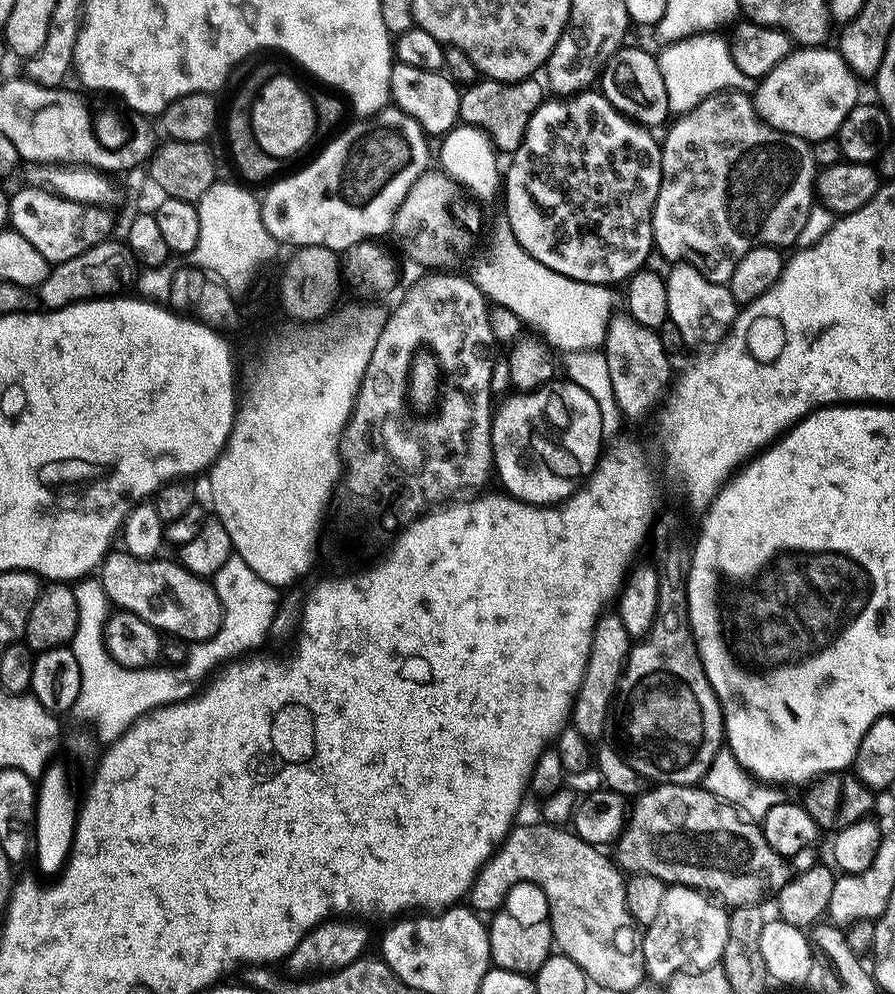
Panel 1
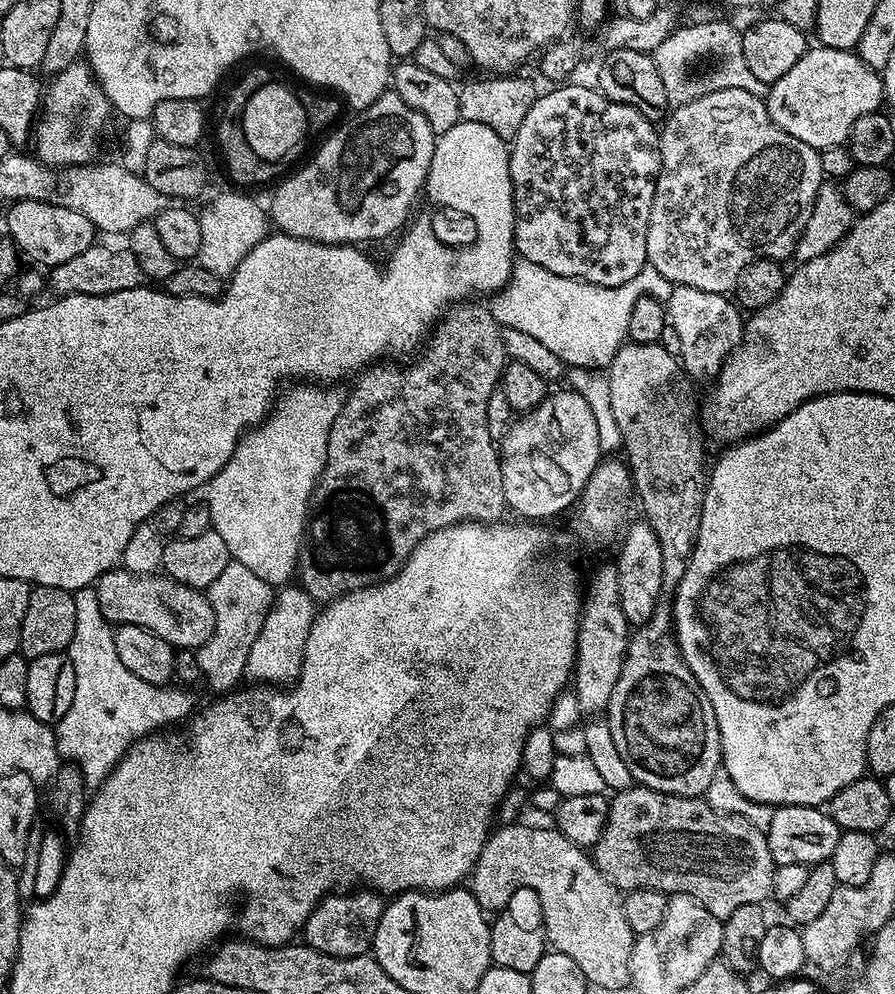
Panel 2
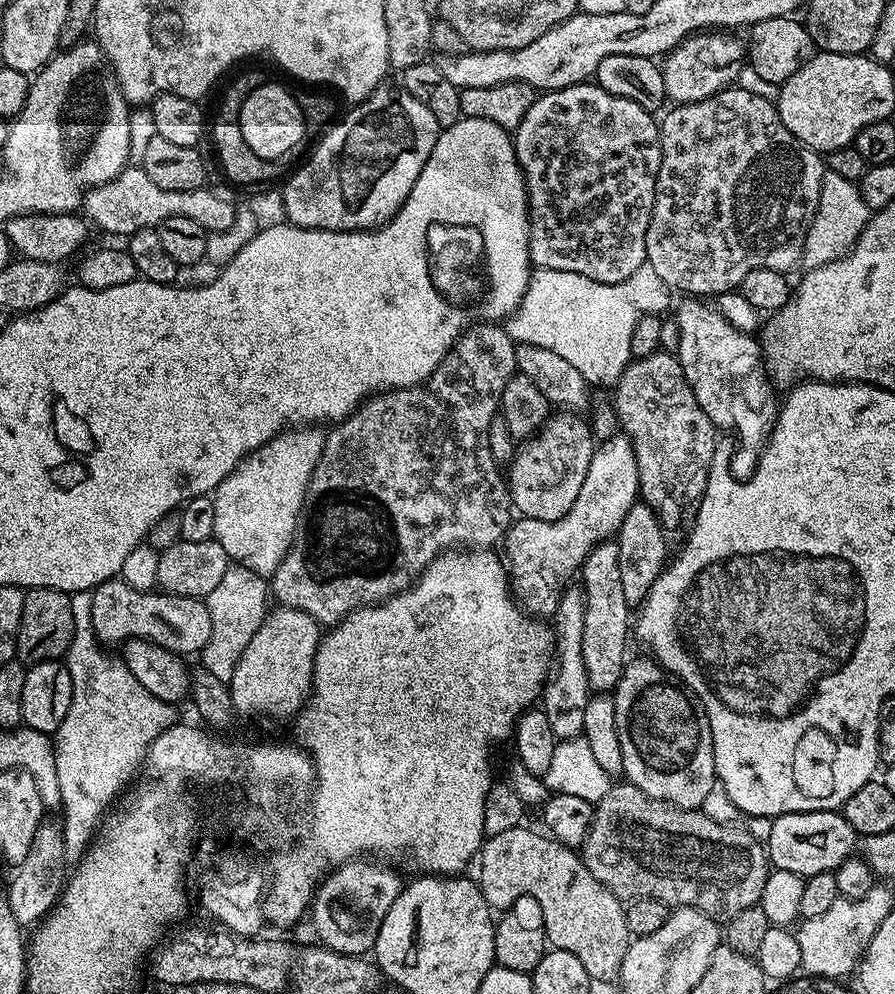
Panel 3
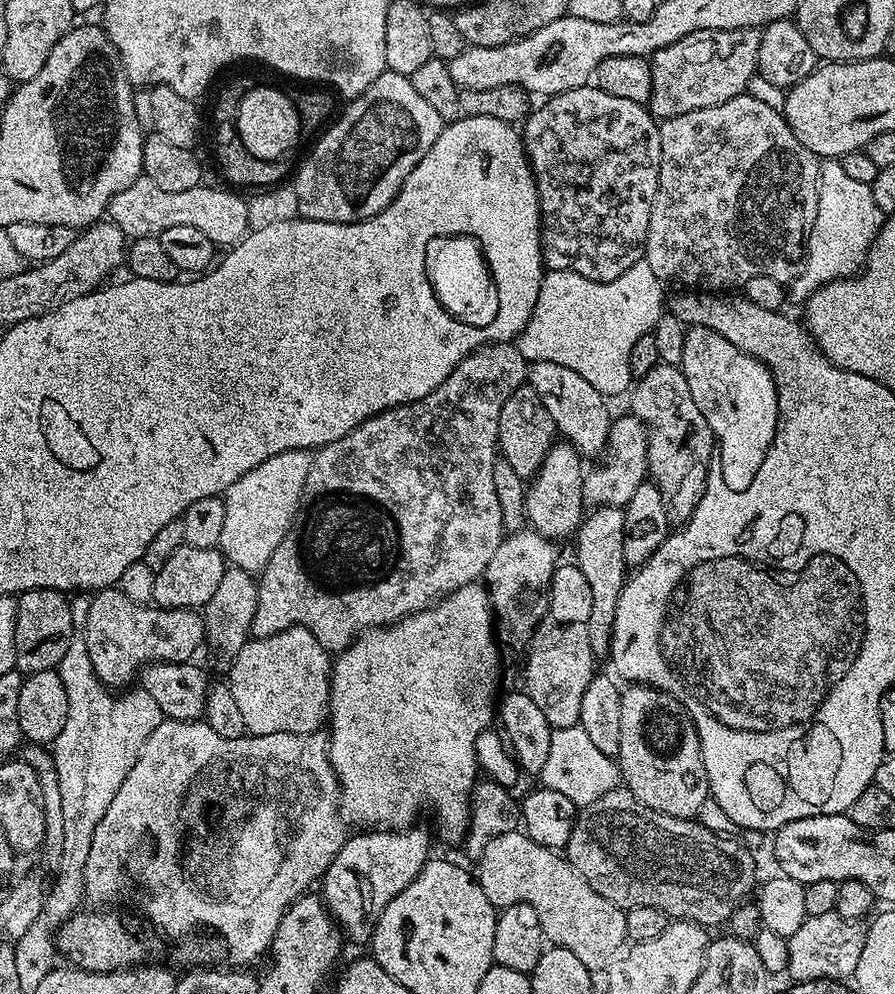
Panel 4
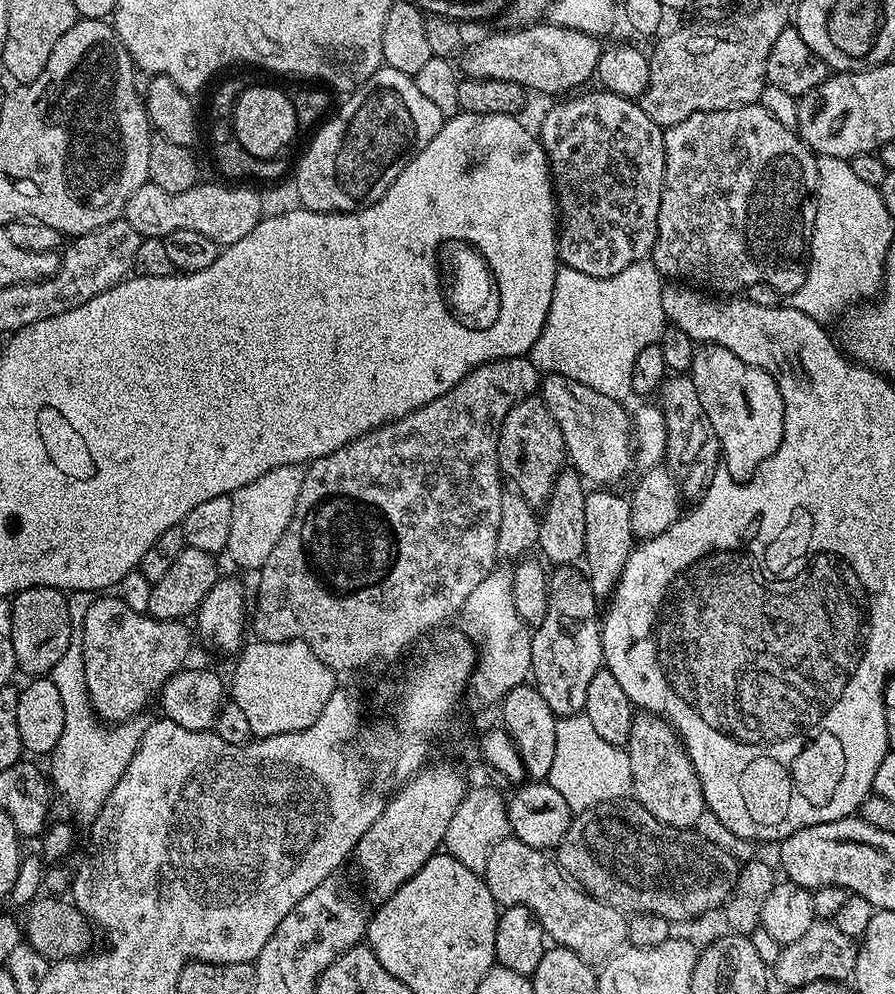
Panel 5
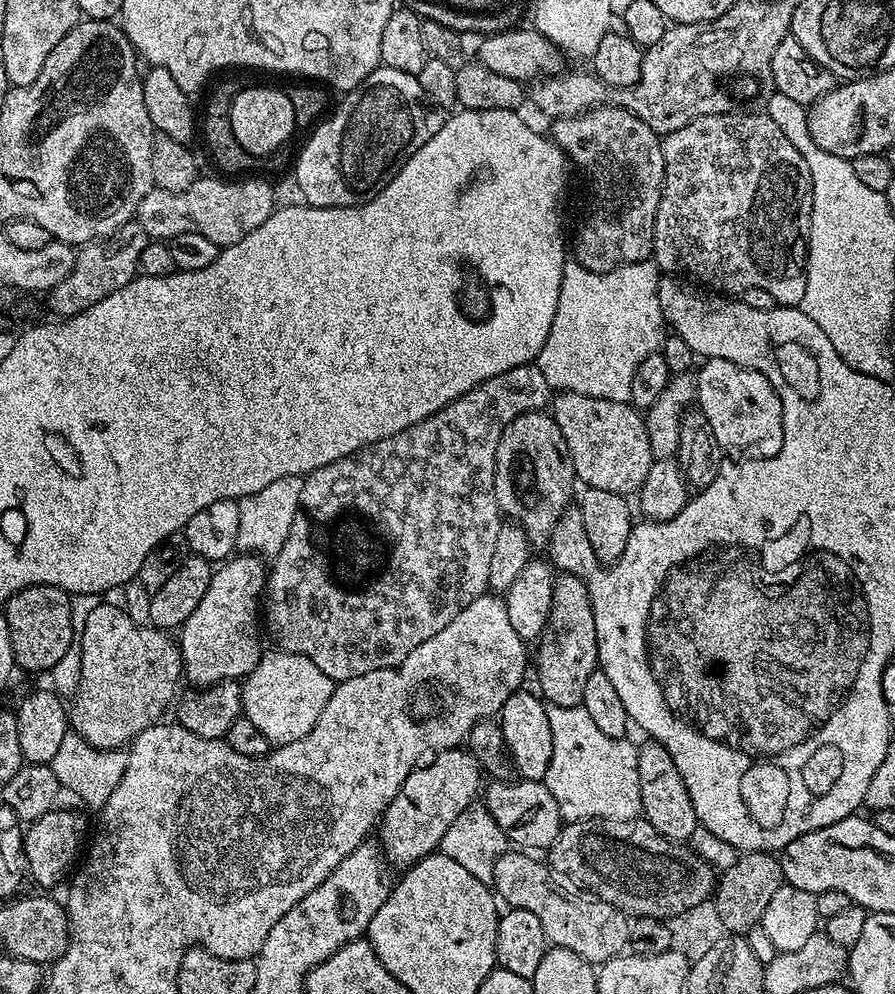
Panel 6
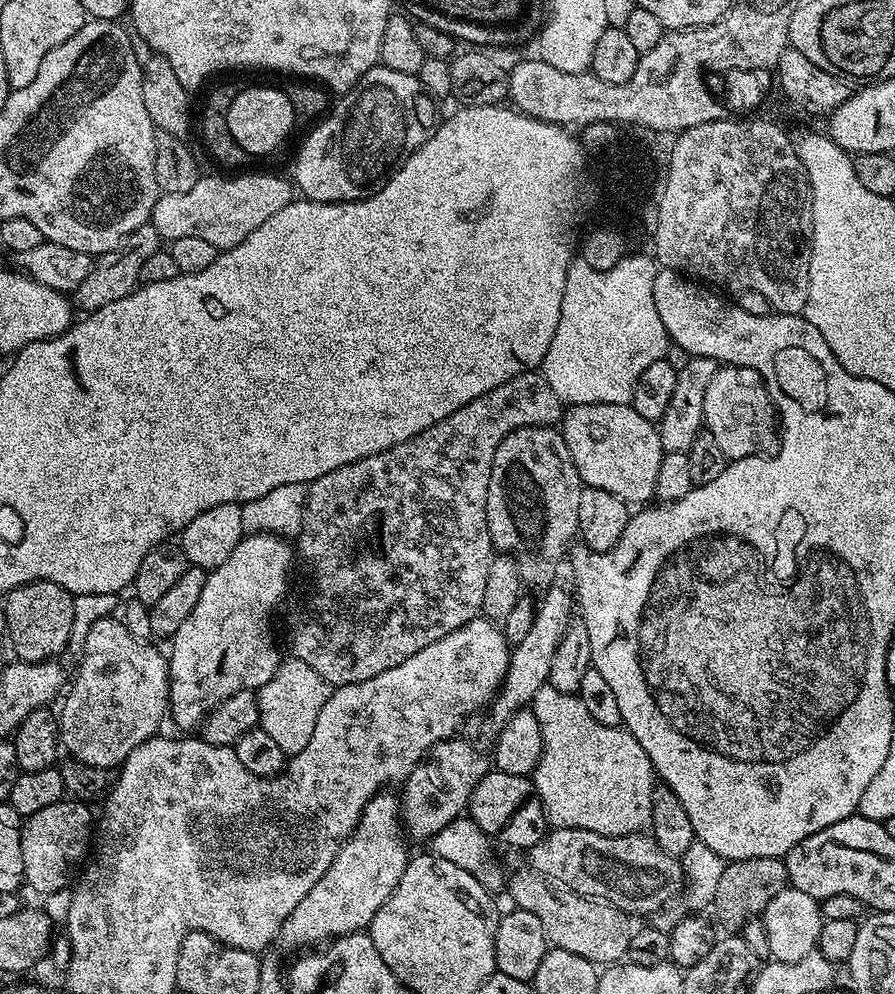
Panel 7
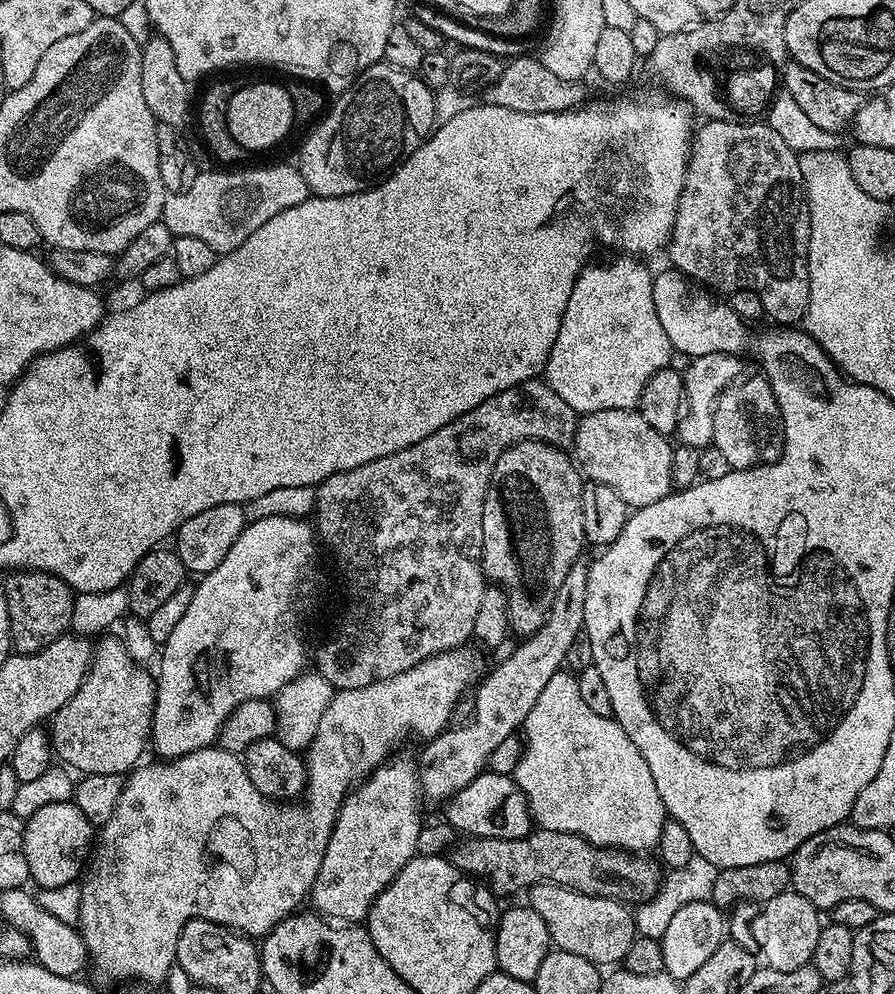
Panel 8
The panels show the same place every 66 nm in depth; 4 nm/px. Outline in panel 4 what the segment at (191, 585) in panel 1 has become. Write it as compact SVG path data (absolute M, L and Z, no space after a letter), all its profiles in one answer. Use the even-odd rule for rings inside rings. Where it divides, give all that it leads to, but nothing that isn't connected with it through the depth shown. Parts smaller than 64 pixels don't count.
M119 587L101 588L90 599L90 610L86 610L86 626L82 633L82 643L86 646L86 654L90 654L90 662L96 671L96 677L106 685L116 686L115 684L124 684L128 679L135 677L139 673L142 665L147 662L159 662L162 660L175 660L177 662L188 662L193 659L192 656L200 648L200 643L205 643L206 625L199 611L191 608L157 608L152 604L135 604L130 598L126 598L126 594L120 591Z

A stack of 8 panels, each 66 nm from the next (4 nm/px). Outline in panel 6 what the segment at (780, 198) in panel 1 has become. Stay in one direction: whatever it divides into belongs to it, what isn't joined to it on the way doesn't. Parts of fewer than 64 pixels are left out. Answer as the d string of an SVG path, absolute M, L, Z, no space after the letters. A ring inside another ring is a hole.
M763 111L727 112L694 118L682 130L667 133L662 140L664 146L664 185L658 202L658 218L654 230L652 256L656 267L664 274L675 274L687 278L716 294L743 294L746 290L757 288L767 290L777 305L798 306L802 294L806 294L806 274L808 273L808 235L810 234L810 214L812 213L812 179L806 166L806 158L794 150L794 142L778 130L778 126Z

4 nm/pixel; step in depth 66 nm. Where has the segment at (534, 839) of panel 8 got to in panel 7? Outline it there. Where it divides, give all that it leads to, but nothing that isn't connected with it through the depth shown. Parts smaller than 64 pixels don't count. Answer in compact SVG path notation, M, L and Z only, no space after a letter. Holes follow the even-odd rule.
M557 828L544 833L535 846L527 849L531 871L564 884L583 896L613 904L625 914L648 916L664 908L686 888L681 861L672 856L651 835L635 832L629 836L607 836L594 830Z

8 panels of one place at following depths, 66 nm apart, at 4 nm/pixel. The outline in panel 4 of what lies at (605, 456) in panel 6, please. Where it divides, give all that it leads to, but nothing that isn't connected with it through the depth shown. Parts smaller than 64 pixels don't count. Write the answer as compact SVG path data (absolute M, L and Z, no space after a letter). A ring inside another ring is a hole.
M531 361L528 365L527 383L542 398L542 406L554 418L556 431L567 443L576 449L581 457L603 453L608 442L608 431L613 417L608 417L609 401L582 374L574 374L567 366L558 366L558 362Z

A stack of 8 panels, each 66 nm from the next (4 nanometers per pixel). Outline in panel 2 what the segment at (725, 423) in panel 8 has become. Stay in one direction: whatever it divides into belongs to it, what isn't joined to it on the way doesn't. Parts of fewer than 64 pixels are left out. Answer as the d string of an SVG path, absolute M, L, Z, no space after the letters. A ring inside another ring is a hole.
M677 284L666 301L666 311L668 323L674 326L682 342L682 354L678 359L684 371L693 381L711 381L719 374L724 361L740 347L740 341L744 338L746 320L735 299L723 292L698 290L694 286Z

